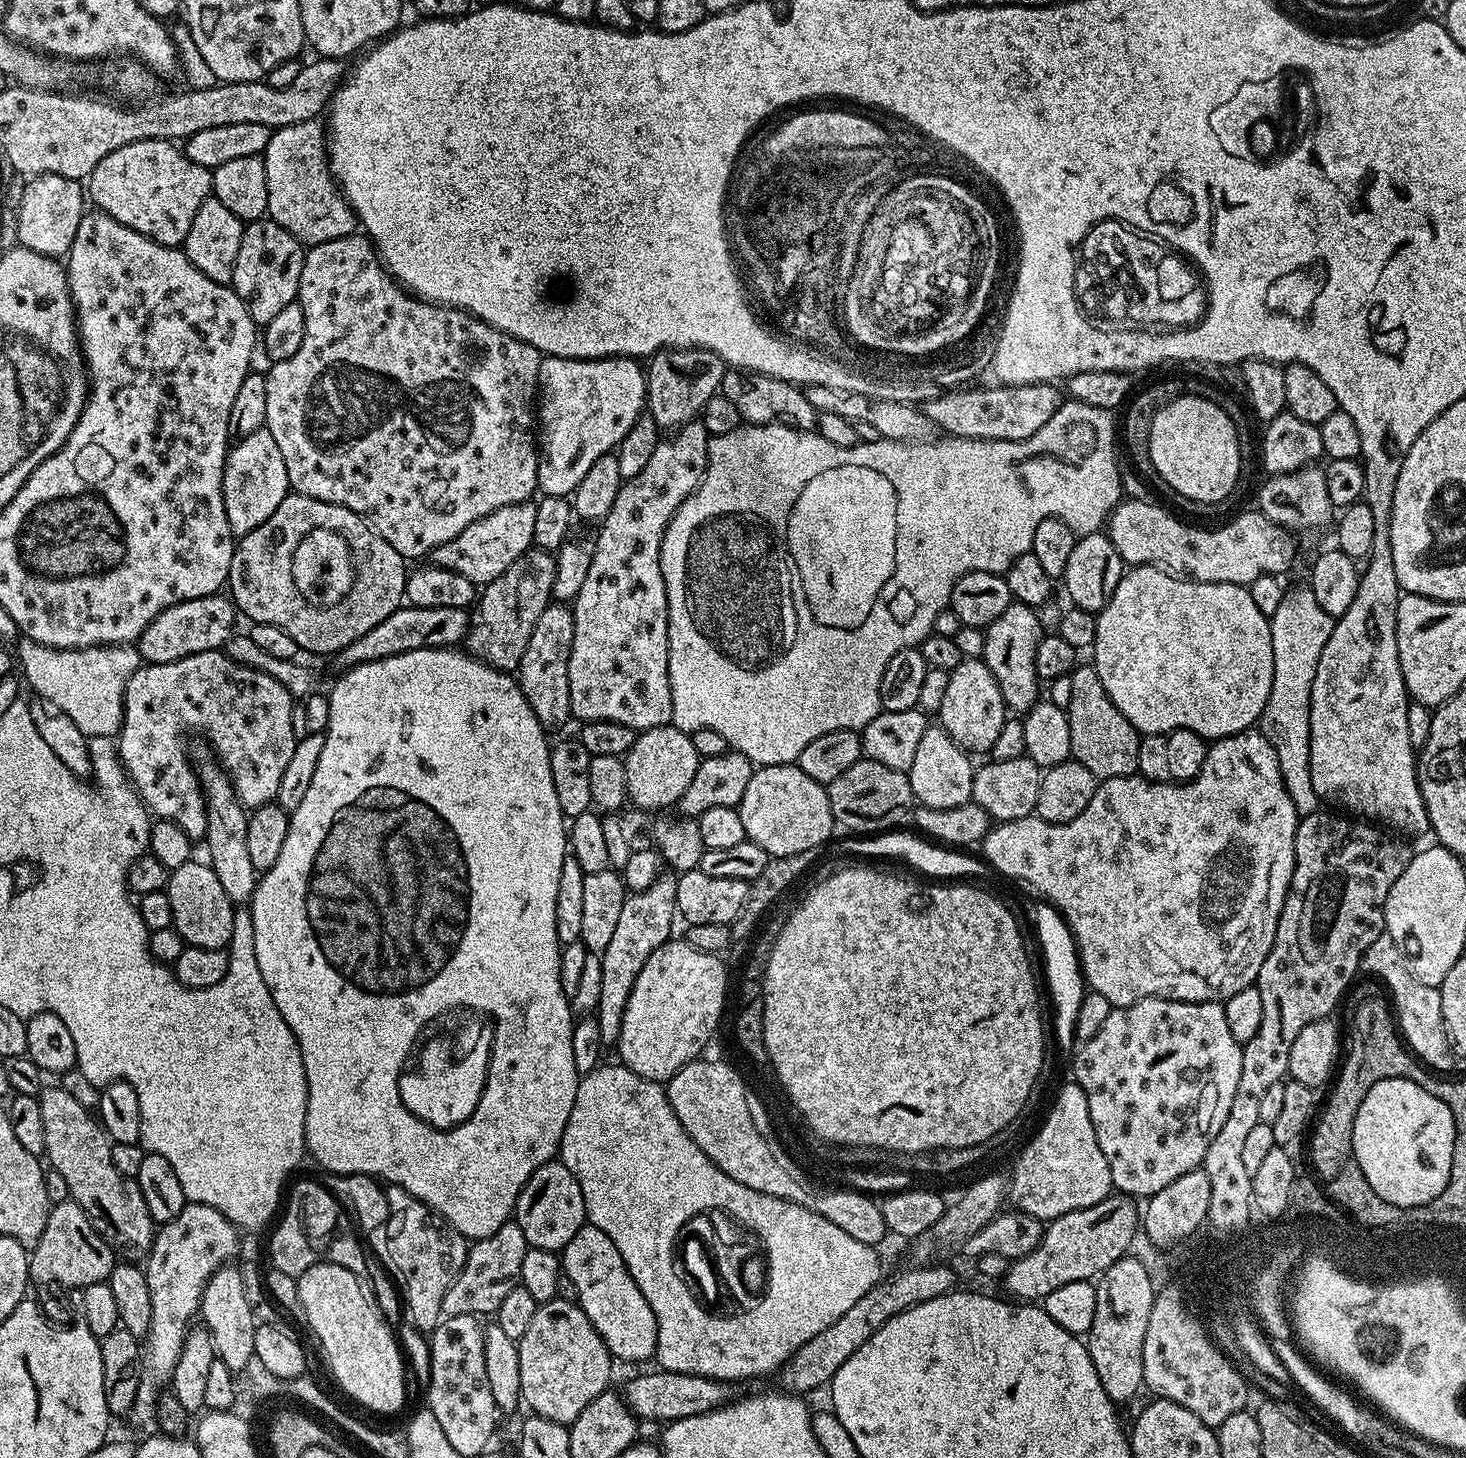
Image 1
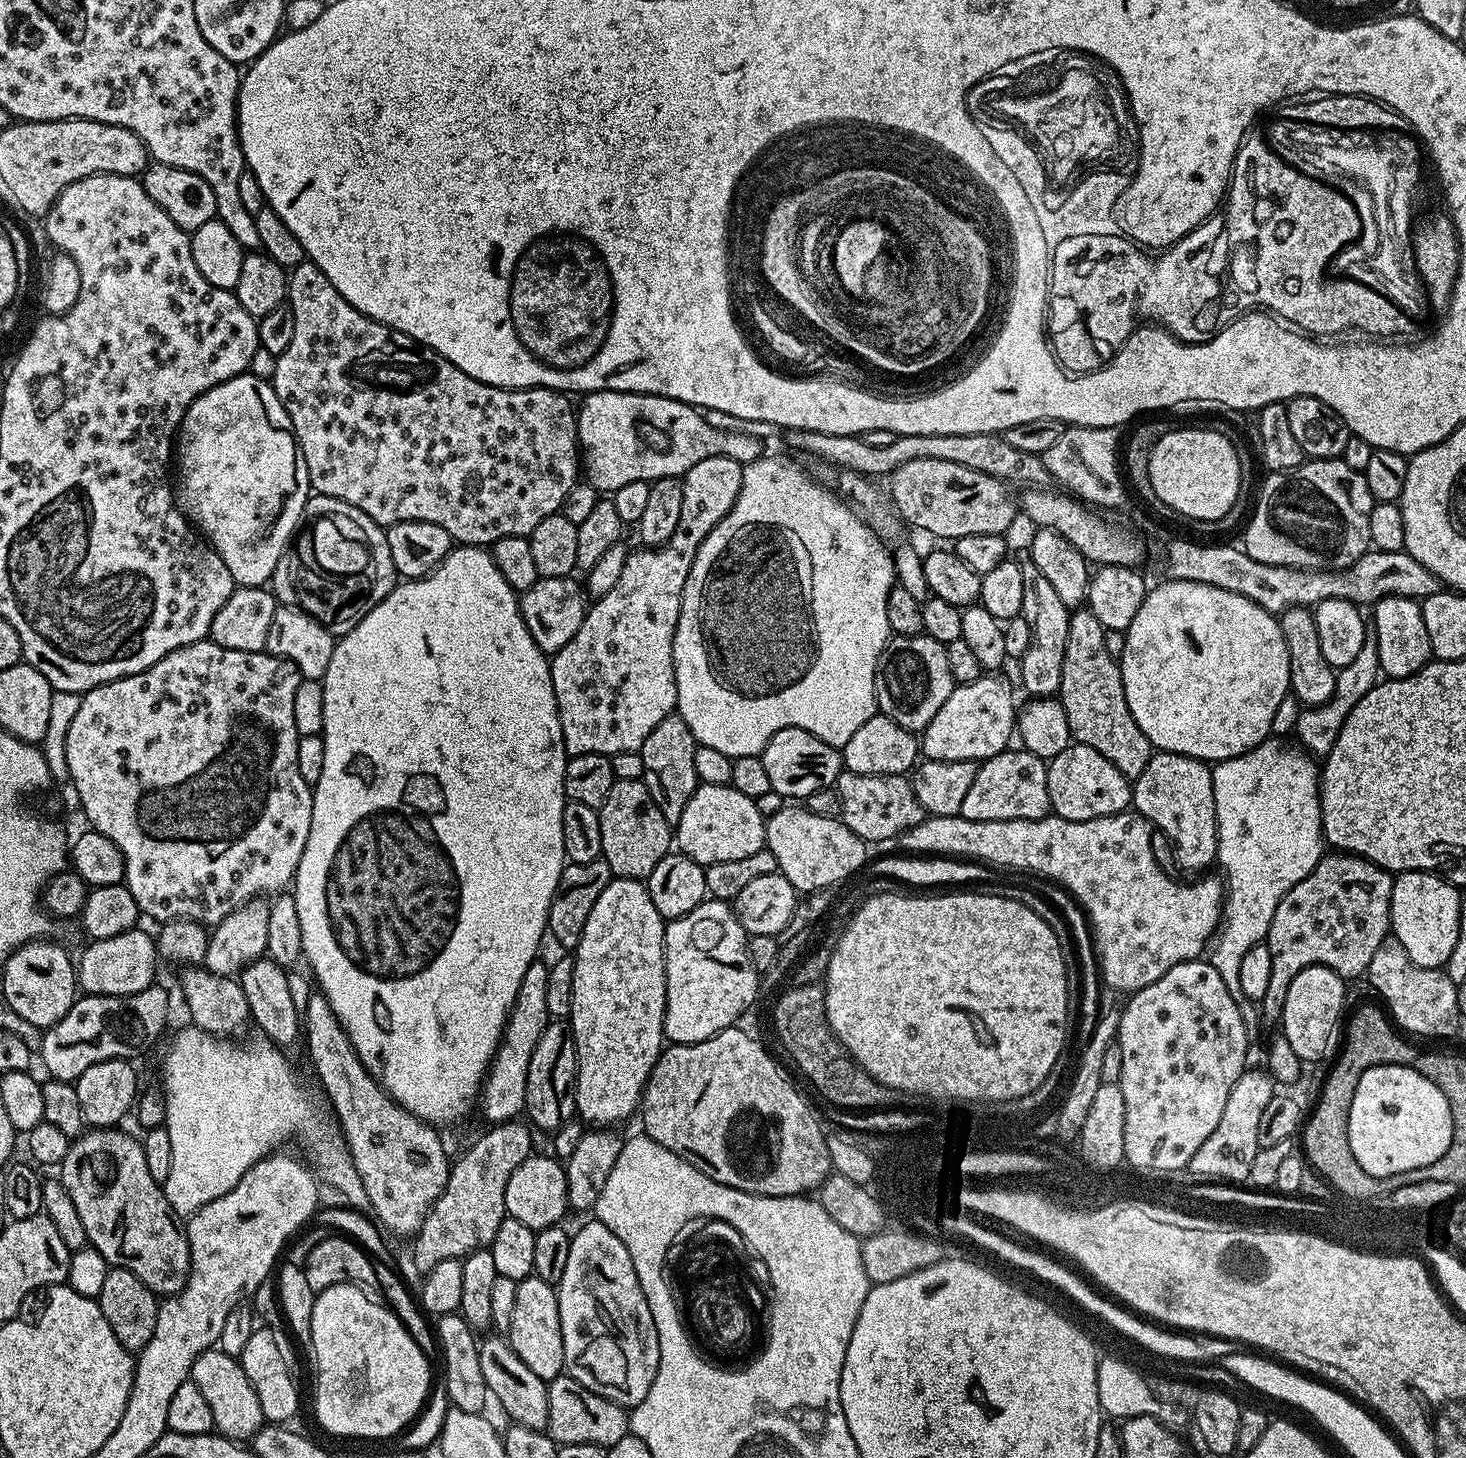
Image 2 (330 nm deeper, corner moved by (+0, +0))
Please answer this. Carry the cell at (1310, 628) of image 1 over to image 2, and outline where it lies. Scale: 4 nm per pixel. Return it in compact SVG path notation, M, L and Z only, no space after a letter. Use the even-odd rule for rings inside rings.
M1269 738L1246 754L1229 760L1221 760L1211 765L1214 782L1214 810L1217 820L1218 867L1224 871L1224 911L1220 913L1220 927L1217 928L1206 959L1218 970L1230 998L1242 1014L1249 1038L1256 1036L1256 1023L1261 1023L1262 1012L1253 1001L1242 994L1238 973L1242 958L1250 951L1250 946L1267 941L1270 922L1274 922L1274 910L1278 902L1302 882L1318 866L1320 857L1325 855L1326 841L1322 830L1322 810L1320 809L1320 768L1317 761L1304 748L1295 743L1283 744Z

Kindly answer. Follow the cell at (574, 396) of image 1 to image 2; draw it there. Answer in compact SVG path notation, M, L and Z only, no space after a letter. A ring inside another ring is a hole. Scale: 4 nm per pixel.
M590 392L581 400L584 401L578 404L576 412L576 439L582 457L582 472L587 483L594 485L601 494L616 492L629 482L683 477L690 466L698 466L702 458L725 456L746 465L759 460L762 455L758 437L748 432L727 432L724 428L715 428L701 409L669 396L651 396L645 392Z

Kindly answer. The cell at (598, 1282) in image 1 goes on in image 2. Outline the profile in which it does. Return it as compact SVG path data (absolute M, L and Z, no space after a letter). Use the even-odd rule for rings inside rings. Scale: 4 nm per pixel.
M589 1219L589 1224L574 1232L570 1242L570 1259L566 1271L556 1288L558 1314L562 1322L562 1346L564 1347L564 1372L573 1376L586 1390L602 1394L610 1402L631 1410L646 1398L658 1370L658 1330L654 1330L654 1318L650 1318L650 1306L638 1286L638 1274L634 1274L634 1262L630 1262L630 1250L609 1230L602 1221Z

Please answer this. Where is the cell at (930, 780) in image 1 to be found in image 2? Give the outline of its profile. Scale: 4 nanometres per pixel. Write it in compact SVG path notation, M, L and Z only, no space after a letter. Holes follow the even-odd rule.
M981 674L969 684L956 684L950 698L930 718L922 733L922 752L929 760L983 762L1005 751L1017 727L1018 703L1012 697L1012 688L1000 674Z

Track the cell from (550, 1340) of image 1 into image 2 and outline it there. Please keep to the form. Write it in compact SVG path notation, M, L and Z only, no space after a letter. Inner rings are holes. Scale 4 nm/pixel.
M535 1274L519 1281L518 1294L514 1297L514 1318L510 1318L510 1330L506 1334L509 1346L546 1382L564 1372L564 1347L562 1346L562 1322L558 1314L556 1288Z

